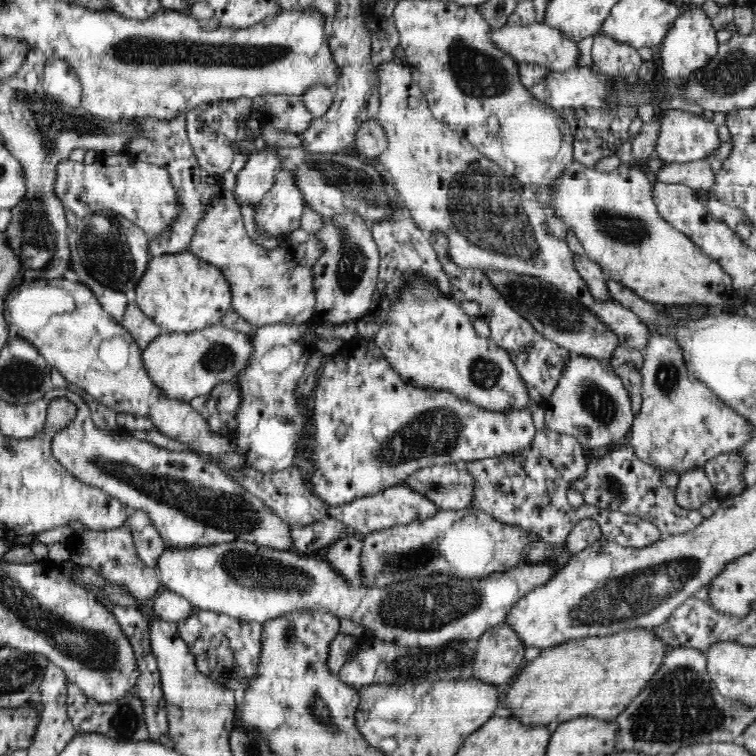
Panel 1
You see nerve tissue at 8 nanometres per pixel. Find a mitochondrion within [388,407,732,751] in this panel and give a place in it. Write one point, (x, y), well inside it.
(680, 706)

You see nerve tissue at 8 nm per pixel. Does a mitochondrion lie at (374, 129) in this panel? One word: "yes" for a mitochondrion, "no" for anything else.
no

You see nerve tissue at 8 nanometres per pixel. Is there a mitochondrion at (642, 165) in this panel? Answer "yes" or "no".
no

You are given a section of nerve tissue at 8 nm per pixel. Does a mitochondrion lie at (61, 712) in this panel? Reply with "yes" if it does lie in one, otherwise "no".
no

